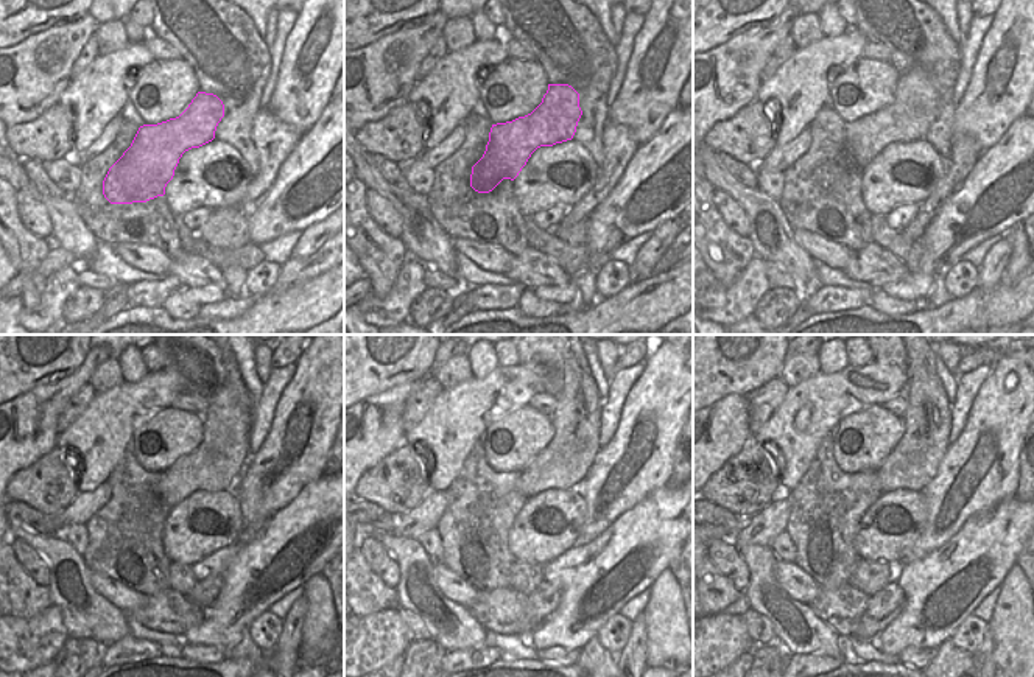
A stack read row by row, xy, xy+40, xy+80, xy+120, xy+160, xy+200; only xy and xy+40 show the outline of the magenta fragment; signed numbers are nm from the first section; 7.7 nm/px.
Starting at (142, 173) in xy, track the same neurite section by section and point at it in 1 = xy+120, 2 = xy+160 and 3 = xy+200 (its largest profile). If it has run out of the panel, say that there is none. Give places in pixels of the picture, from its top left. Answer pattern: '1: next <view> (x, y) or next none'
1: next xy+120 (221, 456)
2: next xy+160 (567, 459)
3: next xy+200 (914, 461)

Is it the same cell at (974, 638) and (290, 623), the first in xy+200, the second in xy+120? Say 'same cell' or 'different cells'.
different cells

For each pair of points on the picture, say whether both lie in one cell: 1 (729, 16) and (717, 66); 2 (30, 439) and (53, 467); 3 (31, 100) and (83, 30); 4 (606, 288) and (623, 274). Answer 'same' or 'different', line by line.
1: different
2: different
3: same
4: same

